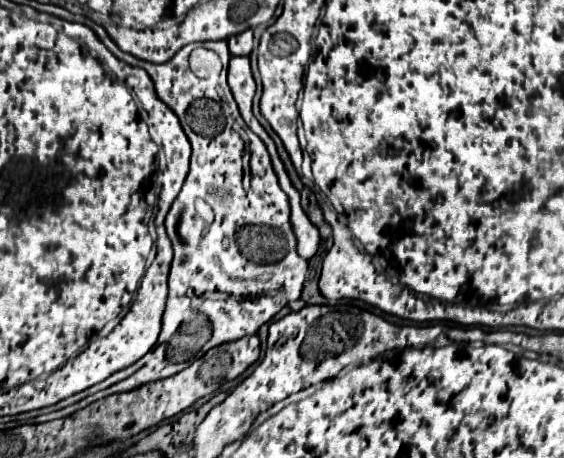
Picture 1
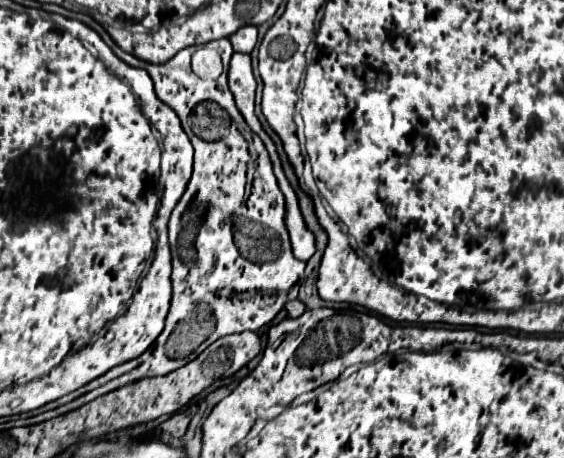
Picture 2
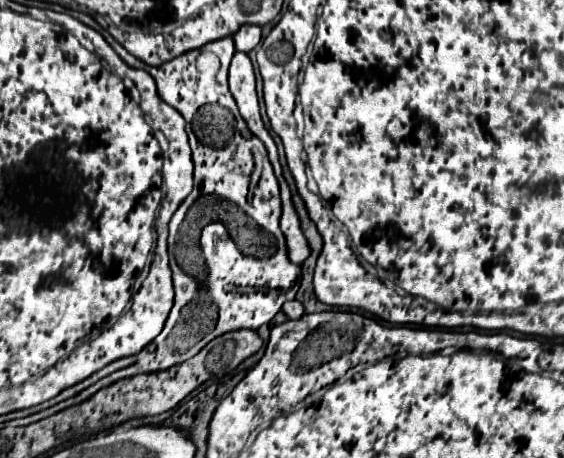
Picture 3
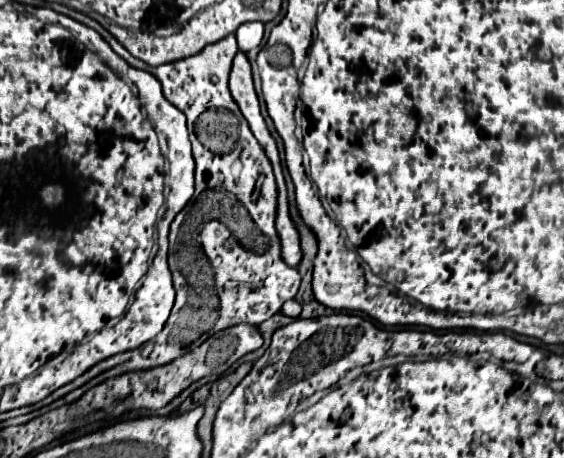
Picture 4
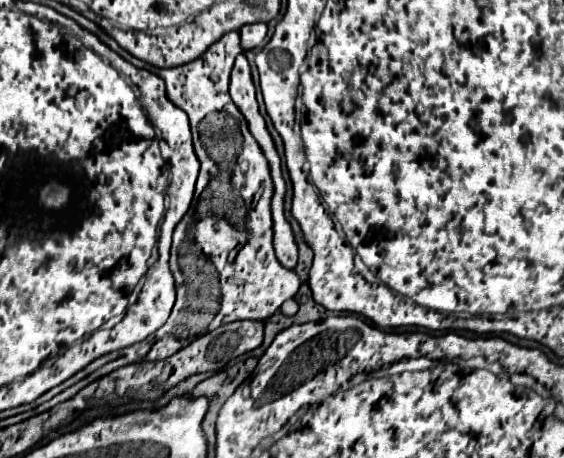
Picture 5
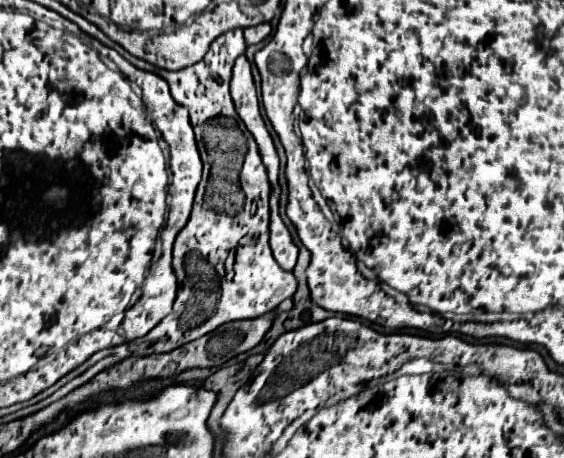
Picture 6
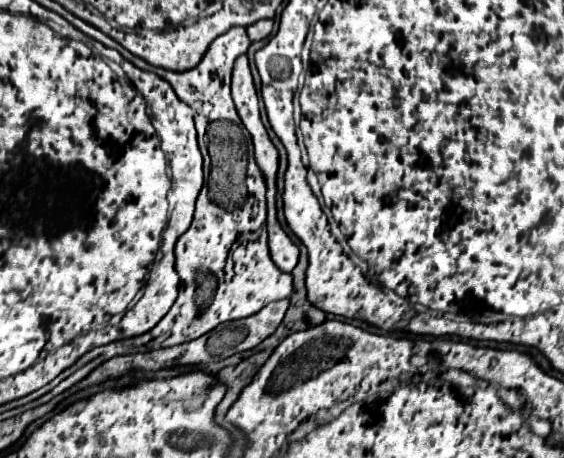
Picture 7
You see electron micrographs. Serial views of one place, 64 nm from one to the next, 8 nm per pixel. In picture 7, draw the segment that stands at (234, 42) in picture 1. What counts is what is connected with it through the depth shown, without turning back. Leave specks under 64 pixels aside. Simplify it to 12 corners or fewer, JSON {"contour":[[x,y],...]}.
{"contour":[[258,20],[250,24],[250,40],[266,38],[272,32],[274,20]]}

